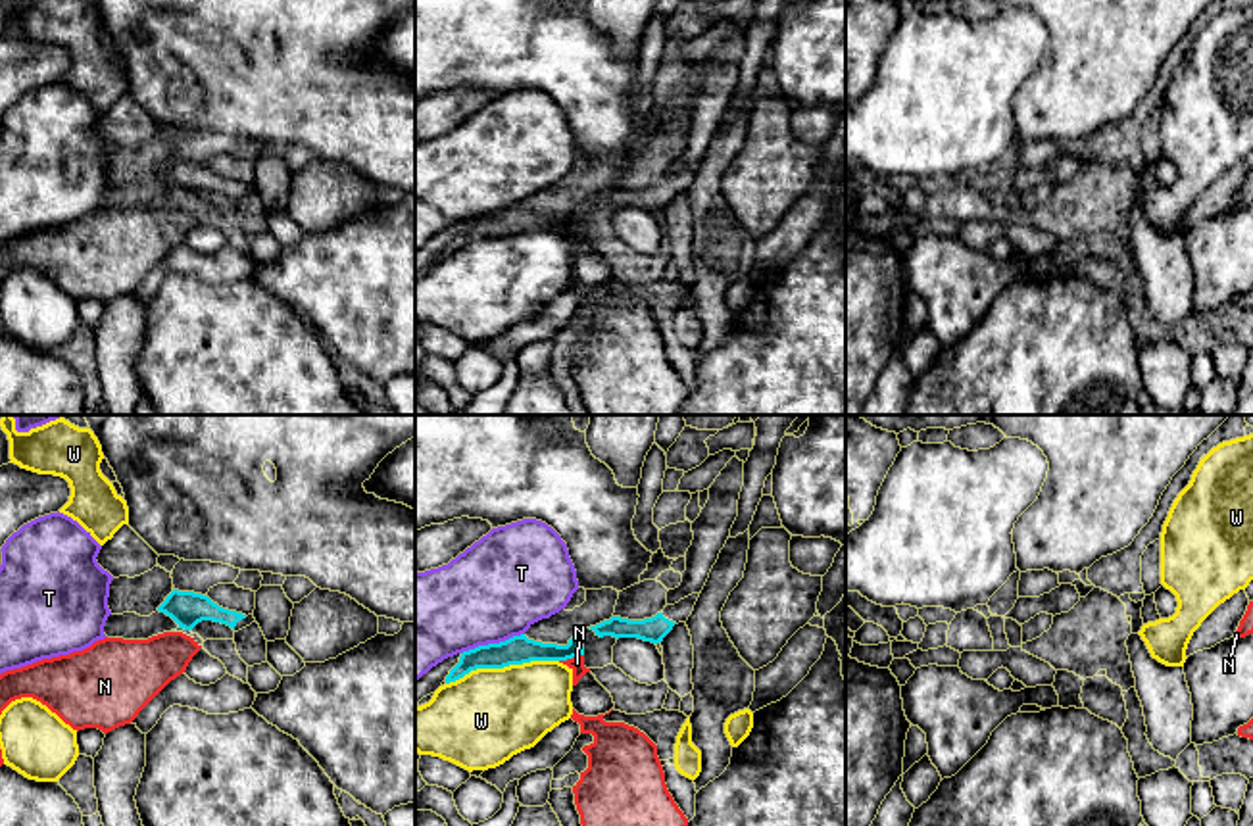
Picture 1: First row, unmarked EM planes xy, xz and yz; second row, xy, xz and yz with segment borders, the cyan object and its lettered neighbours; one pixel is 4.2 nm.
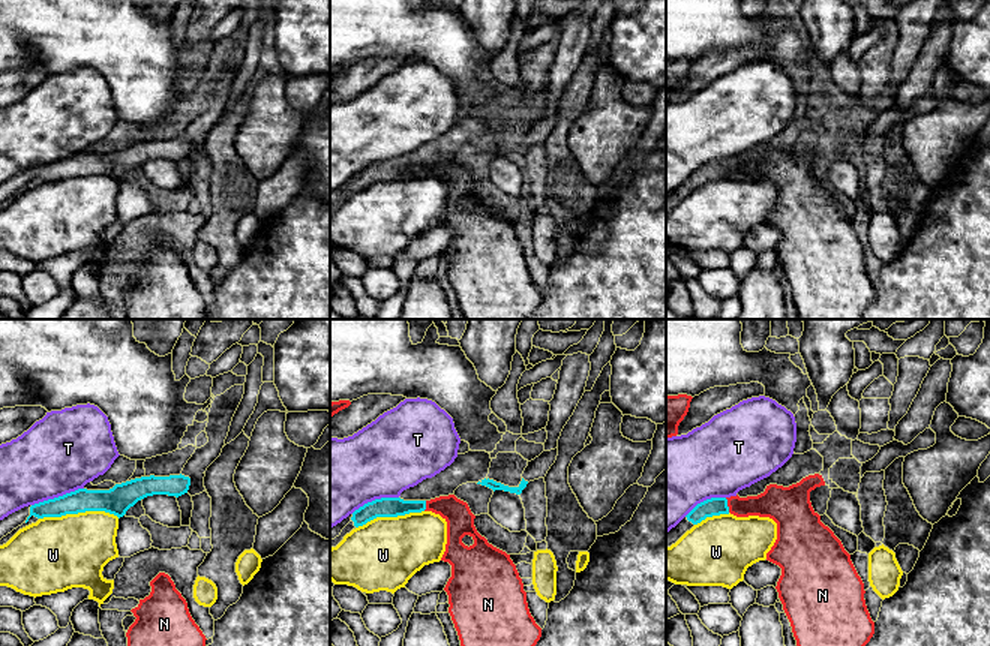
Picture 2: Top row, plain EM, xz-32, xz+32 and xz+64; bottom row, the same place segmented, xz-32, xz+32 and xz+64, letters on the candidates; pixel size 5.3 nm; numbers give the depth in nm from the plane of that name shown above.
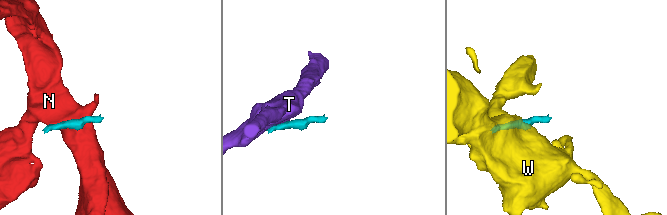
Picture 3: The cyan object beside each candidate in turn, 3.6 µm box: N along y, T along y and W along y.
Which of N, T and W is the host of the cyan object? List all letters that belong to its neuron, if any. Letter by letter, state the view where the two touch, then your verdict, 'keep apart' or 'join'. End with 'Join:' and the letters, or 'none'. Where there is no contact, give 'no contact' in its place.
N: meets cyan in xz; keep apart
T: meets cyan in xz; keep apart
W: meets cyan in xz; keep apart
Join: none

